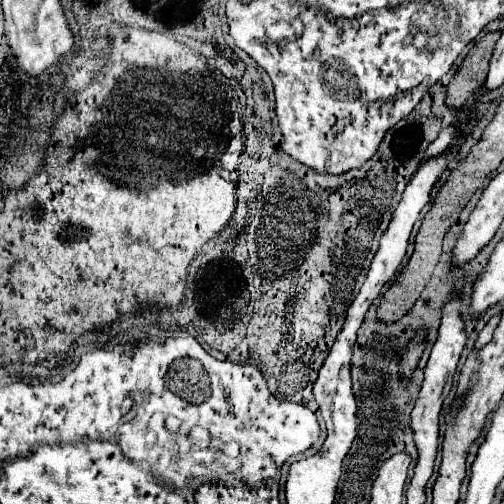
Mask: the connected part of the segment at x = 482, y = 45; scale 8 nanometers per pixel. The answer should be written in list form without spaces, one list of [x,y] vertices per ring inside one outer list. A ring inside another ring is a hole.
[[[489,32],[469,50],[469,54],[465,56],[465,60],[461,62],[461,66],[457,68],[455,76],[447,86],[447,100],[445,100],[447,108],[459,112],[467,104],[467,100],[475,94],[475,90],[481,88],[487,76],[493,46],[499,40],[499,36],[501,32]]]

